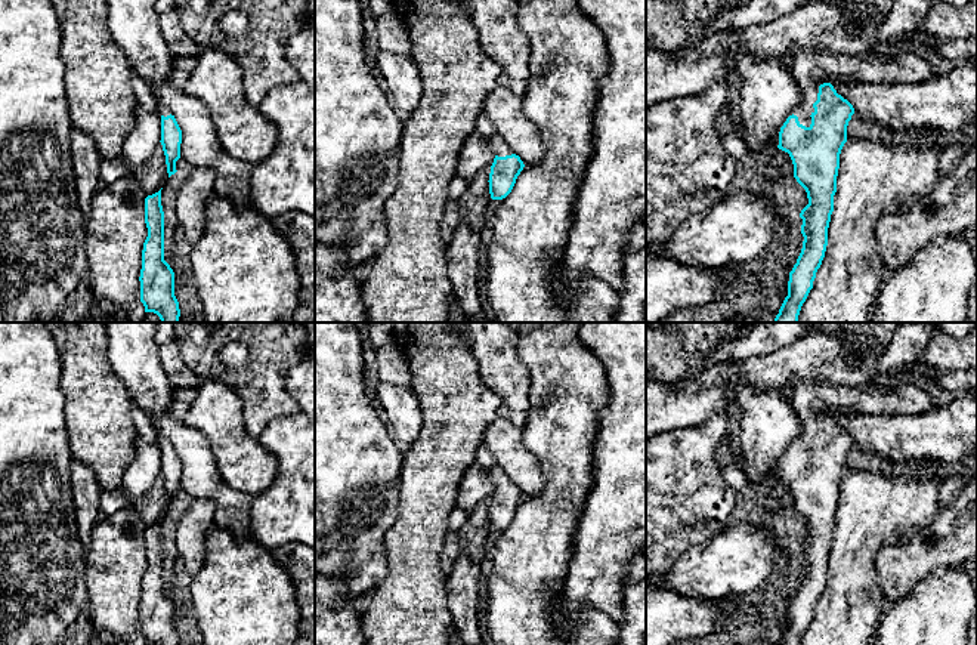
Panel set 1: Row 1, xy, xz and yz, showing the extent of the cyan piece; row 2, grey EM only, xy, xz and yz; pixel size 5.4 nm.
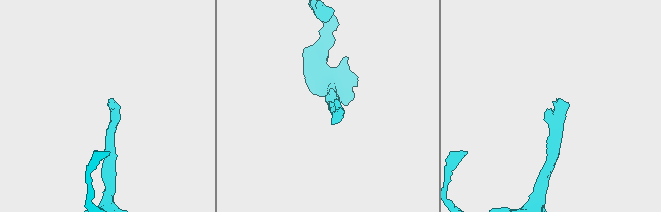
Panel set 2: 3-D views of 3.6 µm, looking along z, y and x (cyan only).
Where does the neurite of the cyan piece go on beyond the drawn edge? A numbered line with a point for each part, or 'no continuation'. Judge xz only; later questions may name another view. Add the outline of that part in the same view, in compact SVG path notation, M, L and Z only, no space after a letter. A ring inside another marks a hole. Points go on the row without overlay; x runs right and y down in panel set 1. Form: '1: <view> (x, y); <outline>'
1: xz (500, 480); M498 467L491 469L491 476L494 479L495 487L498 487L498 488L505 488L505 487L513 485L513 482Z

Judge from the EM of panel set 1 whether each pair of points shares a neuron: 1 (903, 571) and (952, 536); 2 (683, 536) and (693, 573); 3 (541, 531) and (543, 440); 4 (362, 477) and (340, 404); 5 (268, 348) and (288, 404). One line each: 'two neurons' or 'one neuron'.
1: one neuron
2: two neurons
3: one neuron
4: one neuron
5: one neuron

